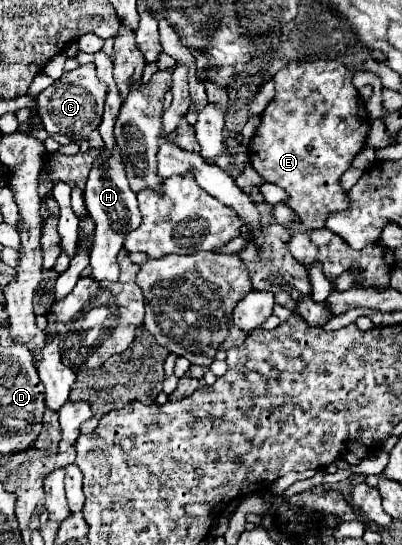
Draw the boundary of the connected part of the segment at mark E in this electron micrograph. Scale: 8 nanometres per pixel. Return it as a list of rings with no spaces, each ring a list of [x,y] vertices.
[[[306,61],[306,63],[286,63],[276,75],[276,97],[262,113],[262,123],[250,143],[250,163],[252,167],[270,183],[282,187],[290,199],[286,201],[306,229],[322,229],[328,213],[342,211],[348,207],[346,191],[340,189],[338,179],[350,167],[356,153],[364,147],[368,135],[368,113],[364,109],[364,99],[352,85],[352,71],[348,71],[338,61]]]

